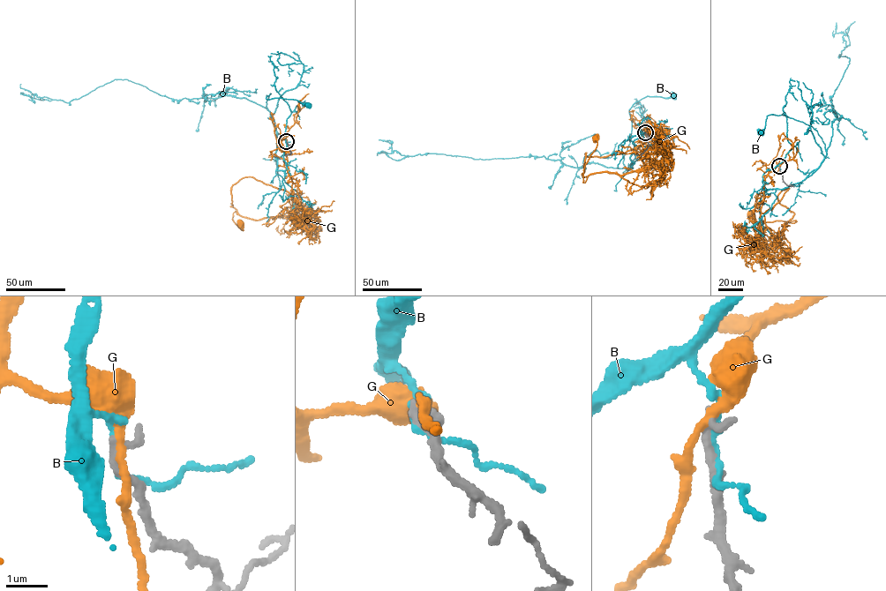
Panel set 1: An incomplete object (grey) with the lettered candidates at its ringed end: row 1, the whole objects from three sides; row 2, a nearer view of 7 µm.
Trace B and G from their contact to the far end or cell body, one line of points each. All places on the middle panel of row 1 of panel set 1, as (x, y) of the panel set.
B: (645, 133), (643, 123), (644, 132), (634, 140), (633, 168), (626, 169), (629, 108), (647, 96), (674, 94)
G: (645, 132), (646, 126), (649, 165), (622, 175), (591, 173), (584, 183), (596, 138)

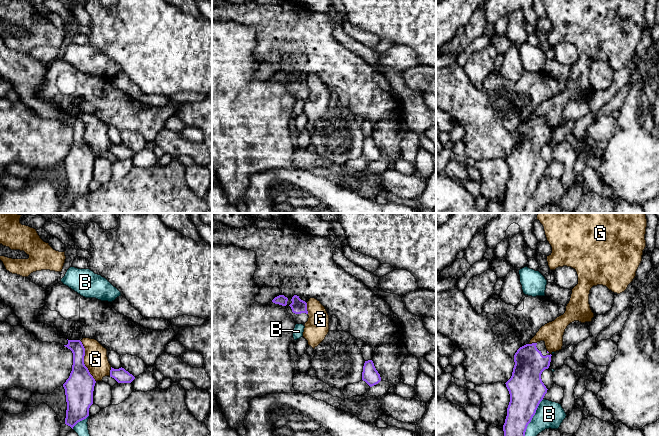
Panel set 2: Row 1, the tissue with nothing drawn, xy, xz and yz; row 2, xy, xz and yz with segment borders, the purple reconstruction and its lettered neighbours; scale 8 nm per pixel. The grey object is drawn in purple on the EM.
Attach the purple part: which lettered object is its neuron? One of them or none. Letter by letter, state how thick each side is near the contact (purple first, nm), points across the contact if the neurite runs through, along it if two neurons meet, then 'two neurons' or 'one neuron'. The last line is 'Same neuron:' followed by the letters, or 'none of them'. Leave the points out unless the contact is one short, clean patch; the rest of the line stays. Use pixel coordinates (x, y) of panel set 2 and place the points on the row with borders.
B: 280 nm thick on the purple side, 220 nm on the other; two neurons
G: 240 nm thick on the purple side, 190 nm on the other; two neurons
Same neuron: none of them

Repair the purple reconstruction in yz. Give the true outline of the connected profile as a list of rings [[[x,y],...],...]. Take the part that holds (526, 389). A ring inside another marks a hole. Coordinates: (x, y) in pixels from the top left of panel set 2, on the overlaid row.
[[[544,341],[526,344],[515,353],[512,376],[505,383],[510,402],[503,425],[504,437],[525,437],[527,426],[548,390],[541,374],[549,368],[551,356]]]

